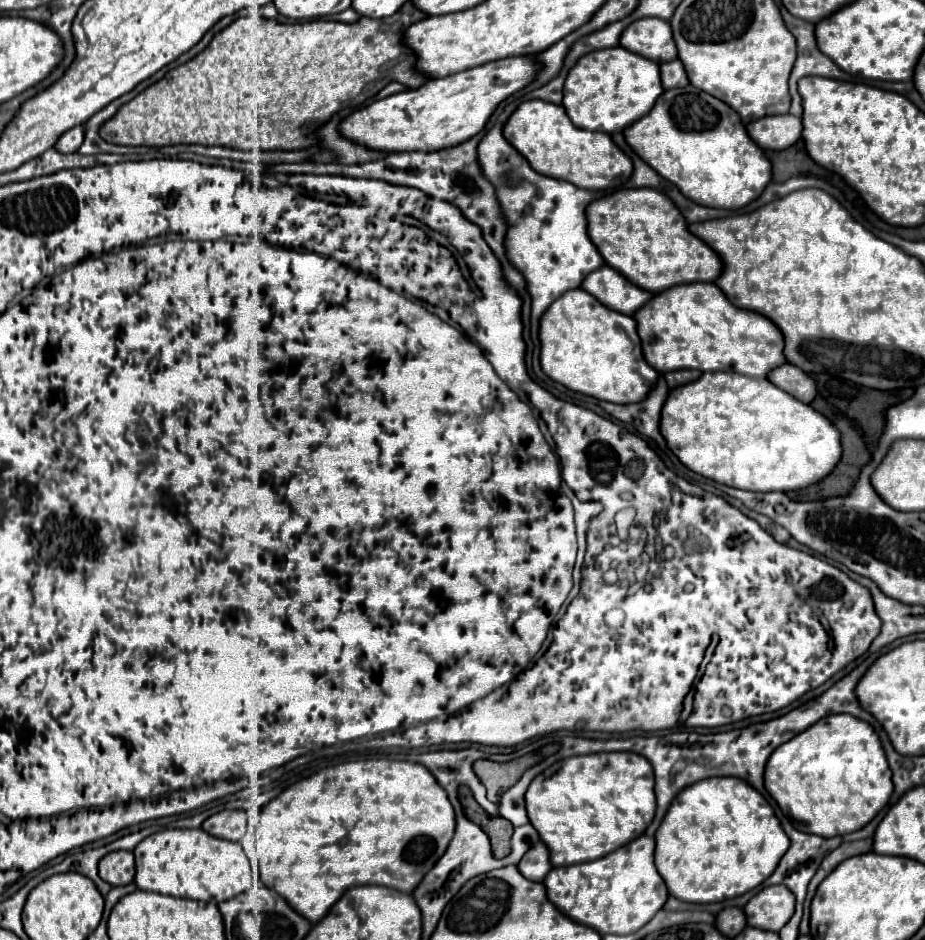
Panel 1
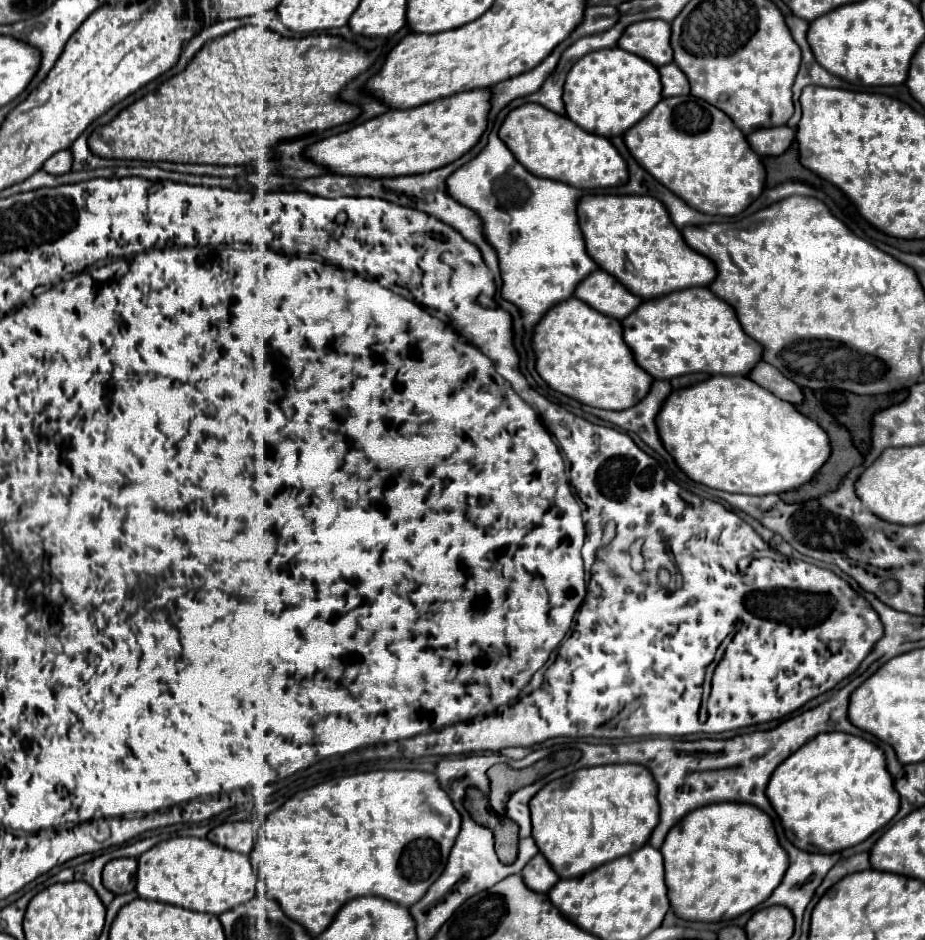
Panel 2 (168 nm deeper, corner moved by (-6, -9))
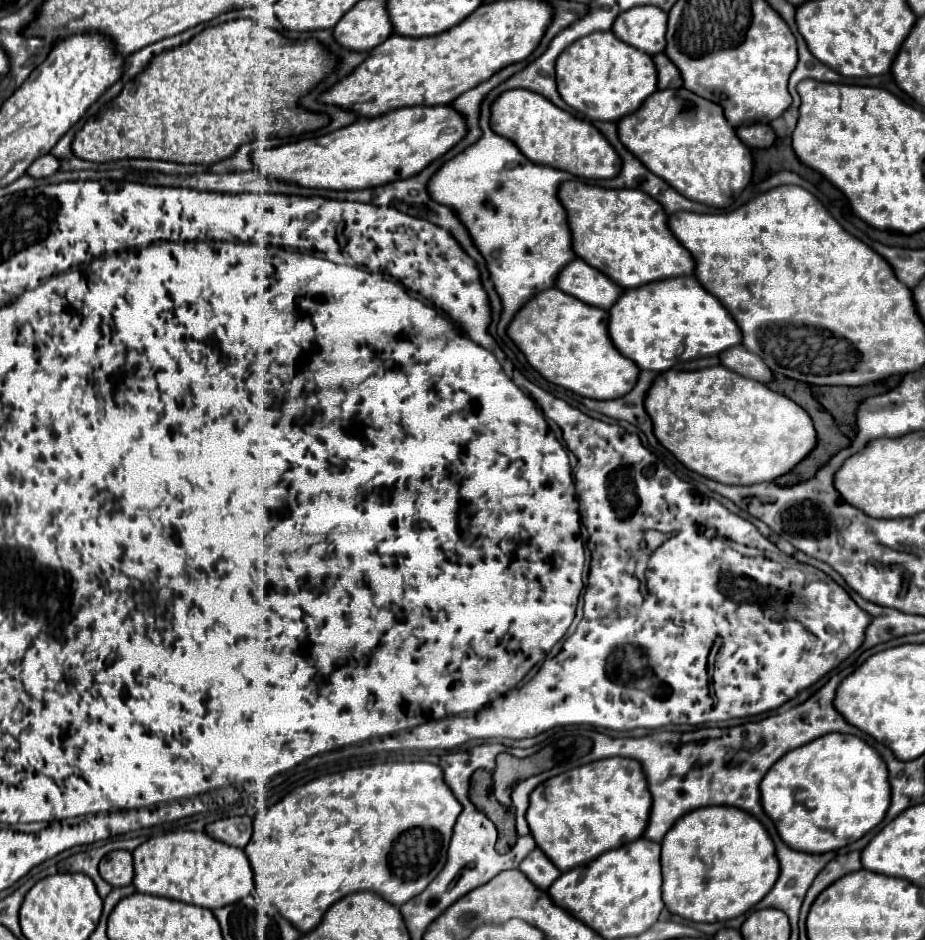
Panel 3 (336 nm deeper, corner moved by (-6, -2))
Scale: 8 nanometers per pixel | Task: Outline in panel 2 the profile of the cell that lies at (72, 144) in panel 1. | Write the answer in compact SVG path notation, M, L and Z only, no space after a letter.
M65 149L65 151L59 151L59 153L51 155L45 161L43 169L49 171L51 175L63 175L63 173L71 171L71 163L73 163L73 153L69 149Z

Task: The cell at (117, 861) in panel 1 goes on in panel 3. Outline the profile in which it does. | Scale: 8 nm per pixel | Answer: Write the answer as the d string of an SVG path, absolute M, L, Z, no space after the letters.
M113 850L103 856L99 864L99 874L105 882L115 886L127 886L133 880L133 856L127 850Z

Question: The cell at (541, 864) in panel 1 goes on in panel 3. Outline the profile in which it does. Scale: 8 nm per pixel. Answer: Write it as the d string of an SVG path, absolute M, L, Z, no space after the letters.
M535 848L533 852L527 854L527 858L519 864L519 870L539 888L539 890L547 890L557 878L559 878L559 870L551 864L551 860L547 860L547 856L543 856L543 852L539 848Z

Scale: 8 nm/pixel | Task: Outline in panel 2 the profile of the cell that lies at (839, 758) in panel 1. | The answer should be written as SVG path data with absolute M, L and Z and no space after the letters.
M833 731L833 733L827 733L827 735L817 735L815 739L807 741L807 745L803 745L799 751L795 751L795 755L791 755L791 759L785 759L777 769L775 769L775 775L771 775L771 783L767 785L767 797L773 805L773 809L777 811L781 823L783 823L783 829L785 829L785 835L787 839L803 849L803 851L819 851L819 853L835 853L835 851L841 851L841 849L847 849L847 847L853 847L861 841L865 841L871 833L875 833L877 829L885 827L899 811L899 793L895 791L893 787L893 779L891 775L887 775L887 767L885 767L885 755L883 751L871 743L871 741L865 741L863 737L853 737L853 735L843 735L843 731Z

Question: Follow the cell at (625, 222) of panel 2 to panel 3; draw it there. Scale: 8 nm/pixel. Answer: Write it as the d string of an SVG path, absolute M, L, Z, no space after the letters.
M579 180L561 182L557 192L571 230L575 256L599 268L621 288L637 288L651 280L691 276L695 262L667 228L667 216L657 200L639 190L607 190Z

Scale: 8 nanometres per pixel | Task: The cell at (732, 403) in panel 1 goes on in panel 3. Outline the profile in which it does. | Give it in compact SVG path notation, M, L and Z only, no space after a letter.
M711 366L695 372L661 372L645 396L645 412L653 422L657 440L689 470L721 484L757 484L787 474L801 462L817 442L809 414L787 396L769 390L765 384L735 374L725 366Z

